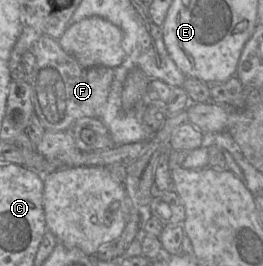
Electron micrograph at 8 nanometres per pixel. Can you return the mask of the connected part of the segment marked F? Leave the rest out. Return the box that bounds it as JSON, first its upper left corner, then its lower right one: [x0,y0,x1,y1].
[28,35,114,132]

